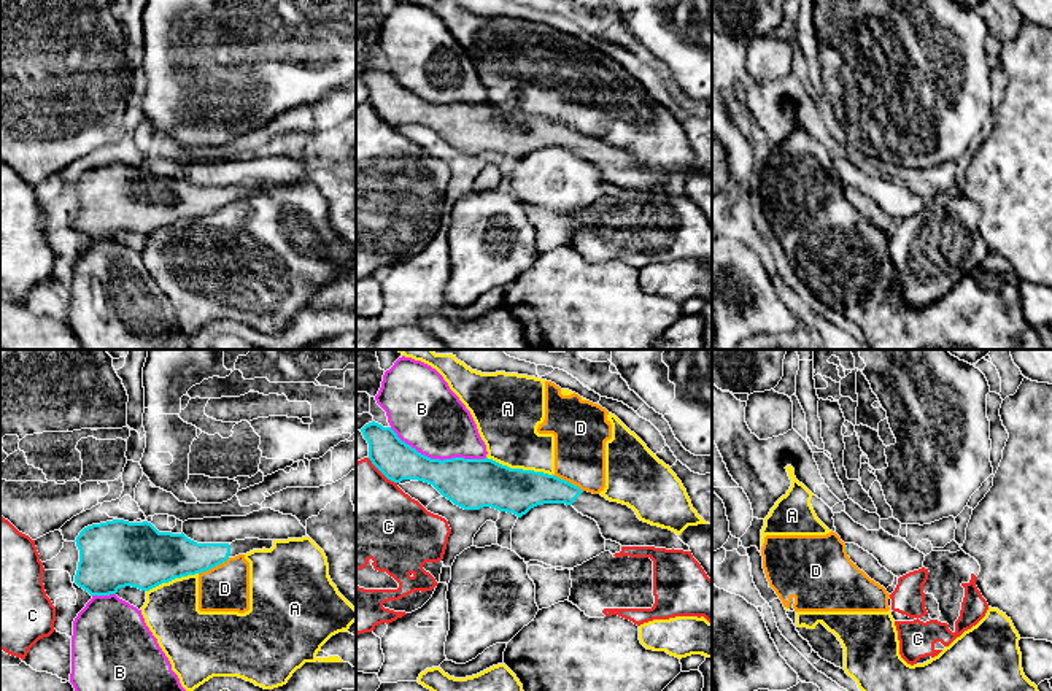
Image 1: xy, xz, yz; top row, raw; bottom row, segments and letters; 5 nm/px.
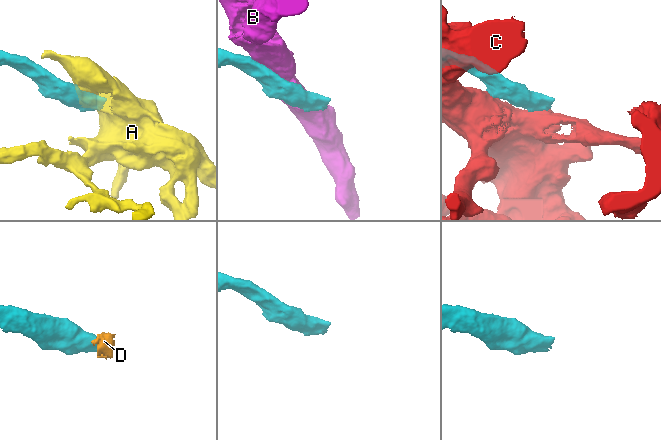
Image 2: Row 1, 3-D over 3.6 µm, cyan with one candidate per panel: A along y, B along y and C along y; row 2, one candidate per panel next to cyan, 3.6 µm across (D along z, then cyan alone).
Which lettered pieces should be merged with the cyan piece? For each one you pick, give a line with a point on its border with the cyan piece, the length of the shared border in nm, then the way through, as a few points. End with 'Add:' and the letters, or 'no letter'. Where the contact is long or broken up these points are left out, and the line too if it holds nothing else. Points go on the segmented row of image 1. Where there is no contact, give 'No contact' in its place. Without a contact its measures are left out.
Add: no letter

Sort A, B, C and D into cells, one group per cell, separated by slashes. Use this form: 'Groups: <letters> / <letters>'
Groups: A D / B / C

